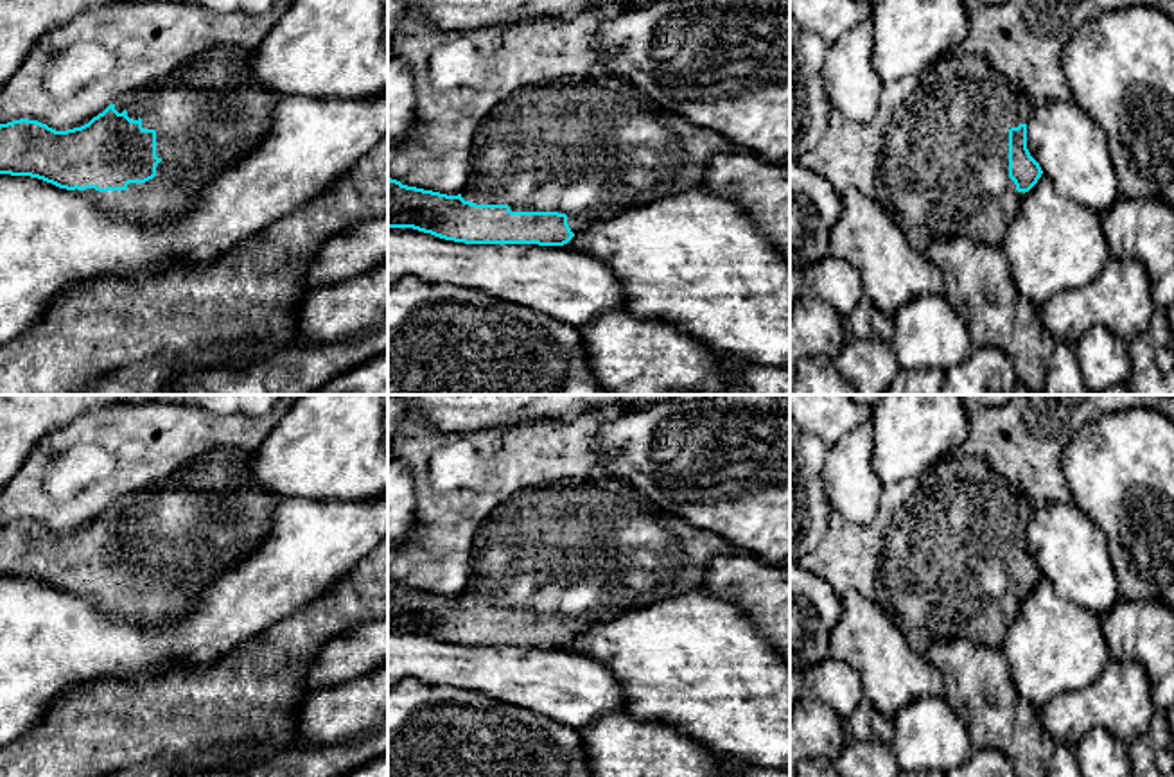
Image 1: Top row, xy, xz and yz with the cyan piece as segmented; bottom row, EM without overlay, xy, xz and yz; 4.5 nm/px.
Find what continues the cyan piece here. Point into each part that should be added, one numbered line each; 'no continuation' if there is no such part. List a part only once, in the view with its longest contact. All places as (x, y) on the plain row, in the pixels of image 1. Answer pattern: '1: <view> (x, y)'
1: xy (209, 517)

